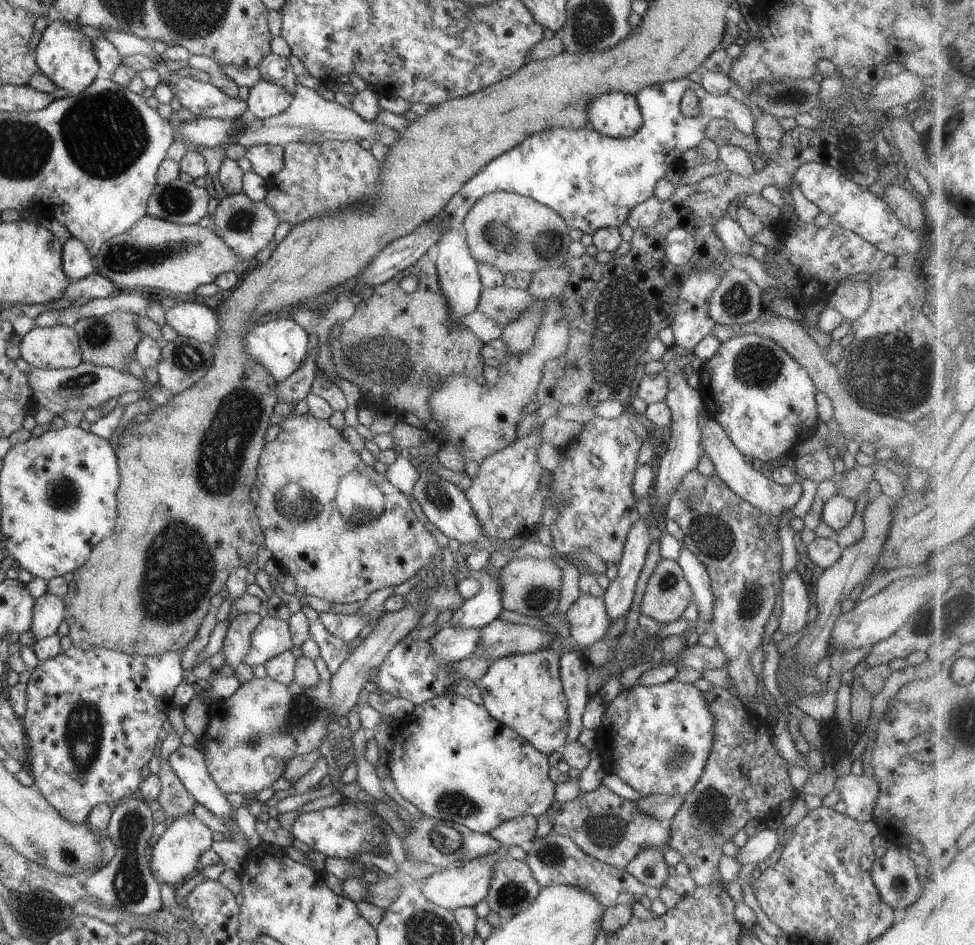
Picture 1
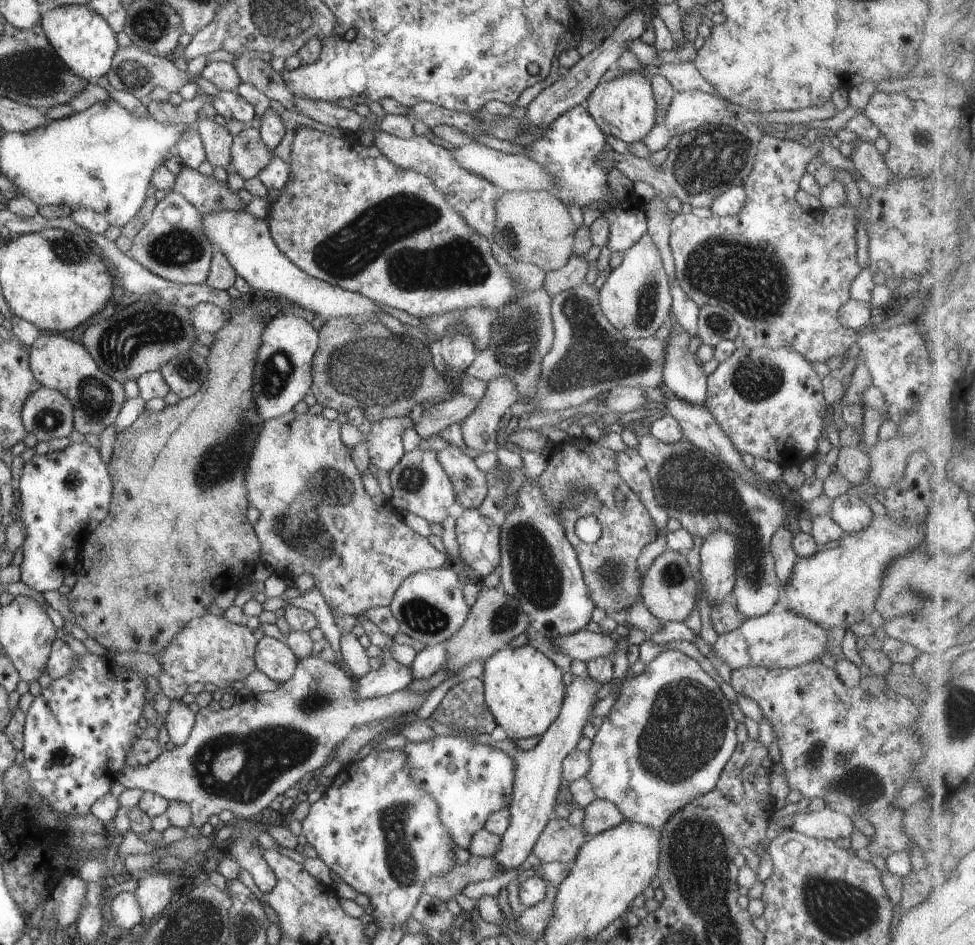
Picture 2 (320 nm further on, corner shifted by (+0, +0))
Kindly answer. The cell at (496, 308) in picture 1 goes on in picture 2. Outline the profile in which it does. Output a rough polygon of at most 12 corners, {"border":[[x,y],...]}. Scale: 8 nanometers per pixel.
{"border":[[522,291],[465,375],[535,396],[555,337],[551,296]]}

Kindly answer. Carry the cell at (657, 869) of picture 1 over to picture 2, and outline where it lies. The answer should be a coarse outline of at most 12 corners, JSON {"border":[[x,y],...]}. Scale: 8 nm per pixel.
{"border":[[664,650],[587,751],[596,799],[660,831],[716,786],[729,700]]}

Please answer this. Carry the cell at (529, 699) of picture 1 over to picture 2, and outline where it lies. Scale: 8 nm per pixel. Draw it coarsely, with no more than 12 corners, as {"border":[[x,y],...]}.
{"border":[[528,644],[483,664],[485,701],[513,742],[541,737],[563,672]]}

